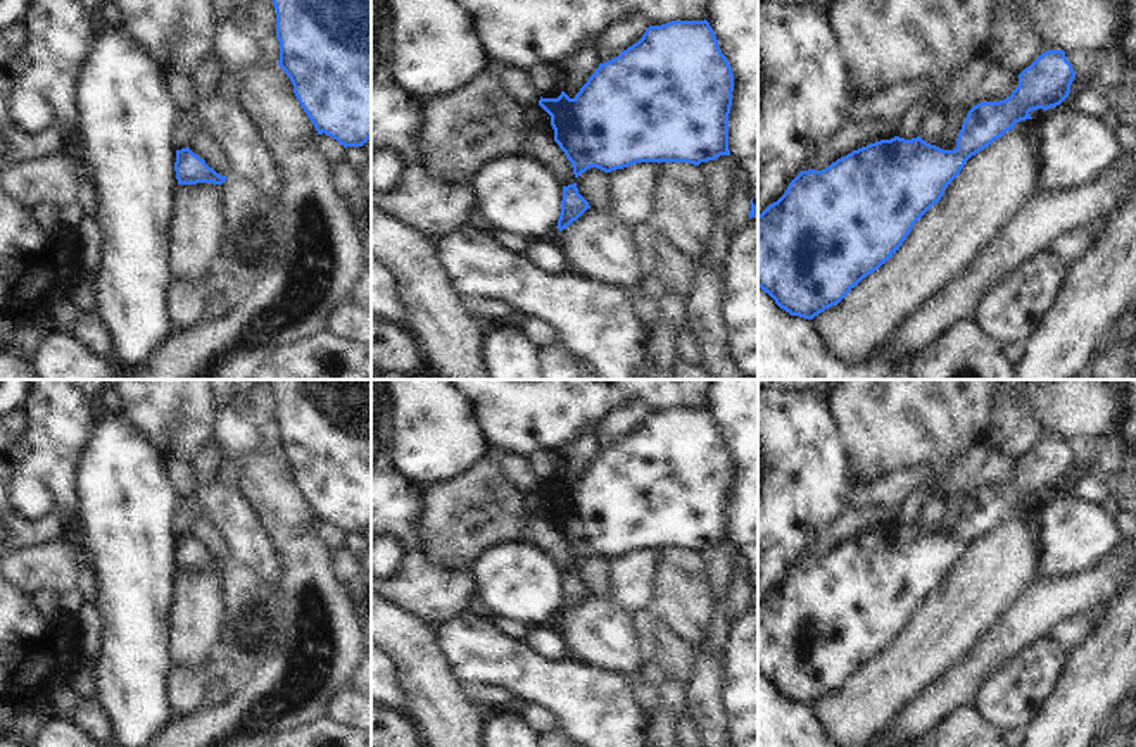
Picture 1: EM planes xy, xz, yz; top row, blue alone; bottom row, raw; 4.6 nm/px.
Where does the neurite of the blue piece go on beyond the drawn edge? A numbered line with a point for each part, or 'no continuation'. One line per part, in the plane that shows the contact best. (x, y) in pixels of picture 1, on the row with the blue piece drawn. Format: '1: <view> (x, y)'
no continuation

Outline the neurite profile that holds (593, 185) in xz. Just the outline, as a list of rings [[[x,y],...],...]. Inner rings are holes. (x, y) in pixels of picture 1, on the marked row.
[[[590,167],[577,178],[578,193],[594,210],[608,210],[609,173]]]

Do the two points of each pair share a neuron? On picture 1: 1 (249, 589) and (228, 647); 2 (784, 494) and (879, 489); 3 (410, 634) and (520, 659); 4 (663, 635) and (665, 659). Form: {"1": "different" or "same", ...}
{"1": "same", "2": "different", "3": "different", "4": "same"}

